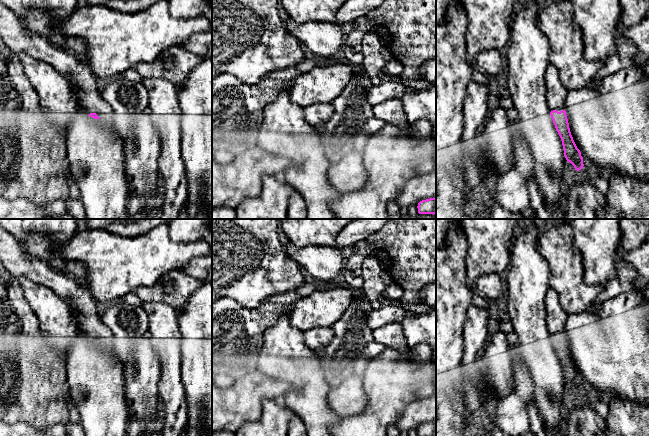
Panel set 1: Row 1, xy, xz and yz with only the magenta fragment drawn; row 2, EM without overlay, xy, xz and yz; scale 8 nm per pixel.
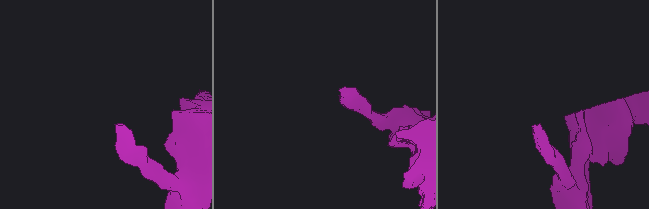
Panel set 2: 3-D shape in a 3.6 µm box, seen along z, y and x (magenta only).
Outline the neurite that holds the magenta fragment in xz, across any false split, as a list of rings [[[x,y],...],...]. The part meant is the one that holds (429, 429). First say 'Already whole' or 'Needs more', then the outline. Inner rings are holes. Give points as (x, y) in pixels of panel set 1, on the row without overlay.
Already whole. [[[436,421],[420,425],[417,432],[418,436],[436,436]]]

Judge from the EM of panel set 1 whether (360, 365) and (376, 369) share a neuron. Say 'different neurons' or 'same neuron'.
different neurons

